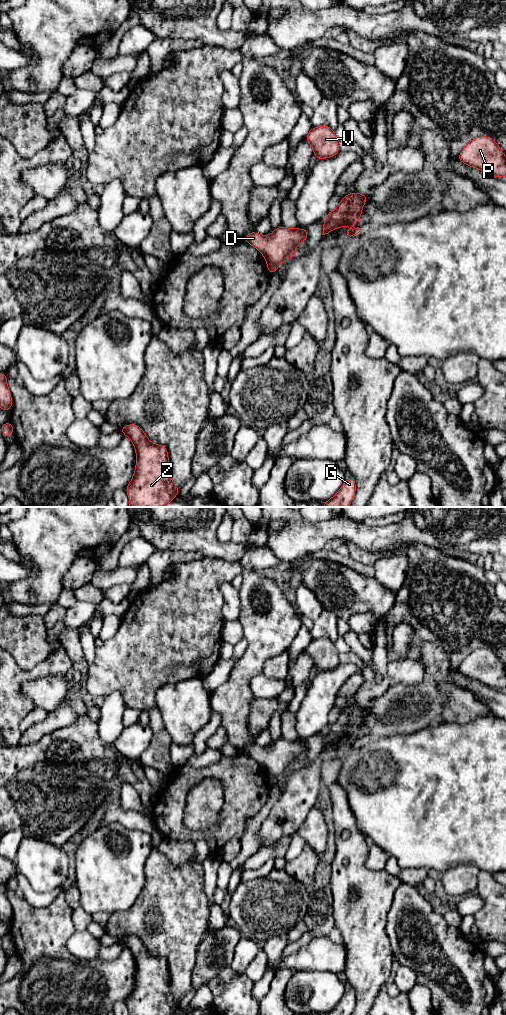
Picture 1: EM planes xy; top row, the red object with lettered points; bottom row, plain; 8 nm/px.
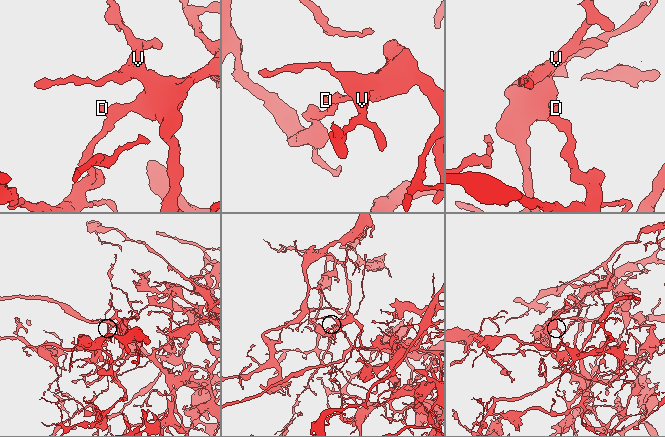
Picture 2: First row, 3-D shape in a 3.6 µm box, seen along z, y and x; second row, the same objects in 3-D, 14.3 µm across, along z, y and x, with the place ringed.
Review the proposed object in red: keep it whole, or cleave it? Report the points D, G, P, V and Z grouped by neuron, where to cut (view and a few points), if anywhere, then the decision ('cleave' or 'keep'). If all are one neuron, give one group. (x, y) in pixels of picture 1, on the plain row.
D G P V / Z | xy (267, 772), (276, 778) | cleave

